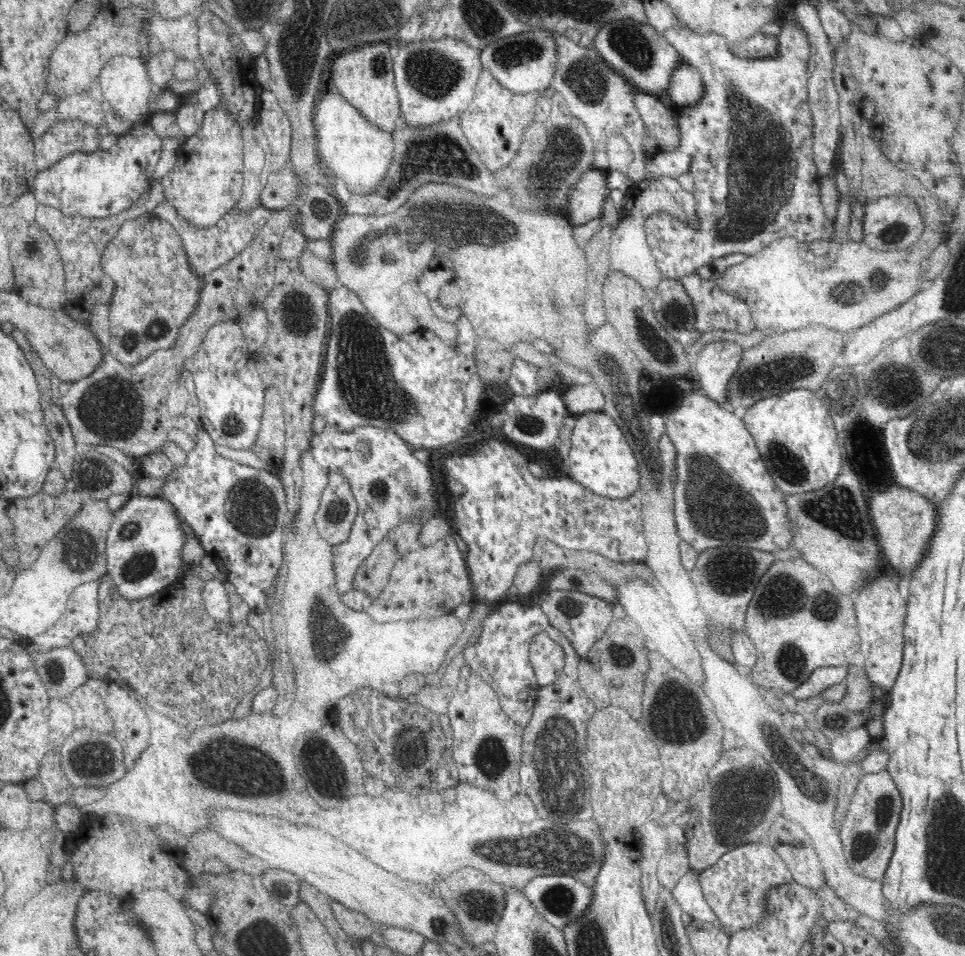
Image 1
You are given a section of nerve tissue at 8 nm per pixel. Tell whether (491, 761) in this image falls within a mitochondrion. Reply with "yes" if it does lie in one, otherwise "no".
yes

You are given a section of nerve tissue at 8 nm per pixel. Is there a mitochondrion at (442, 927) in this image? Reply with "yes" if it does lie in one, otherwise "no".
yes

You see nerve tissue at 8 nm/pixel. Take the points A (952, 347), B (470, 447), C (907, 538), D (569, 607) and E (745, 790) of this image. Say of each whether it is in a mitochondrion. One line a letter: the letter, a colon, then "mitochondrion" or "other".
A: mitochondrion
B: other
C: mitochondrion
D: mitochondrion
E: mitochondrion

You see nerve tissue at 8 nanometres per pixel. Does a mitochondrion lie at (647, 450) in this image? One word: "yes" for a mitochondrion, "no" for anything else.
yes

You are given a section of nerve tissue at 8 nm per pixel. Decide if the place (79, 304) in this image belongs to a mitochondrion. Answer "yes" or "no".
no

